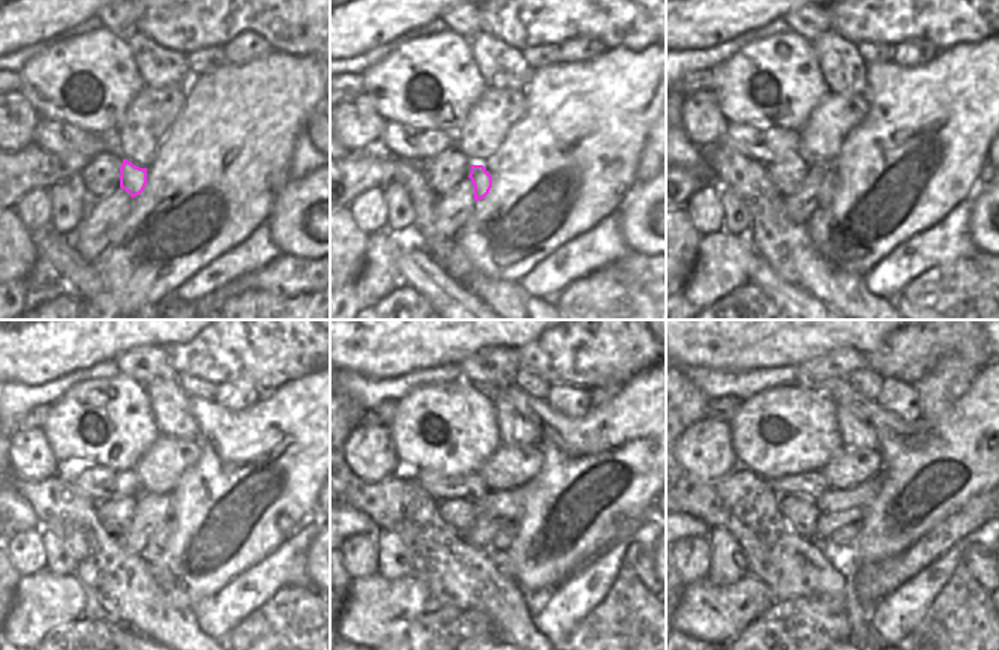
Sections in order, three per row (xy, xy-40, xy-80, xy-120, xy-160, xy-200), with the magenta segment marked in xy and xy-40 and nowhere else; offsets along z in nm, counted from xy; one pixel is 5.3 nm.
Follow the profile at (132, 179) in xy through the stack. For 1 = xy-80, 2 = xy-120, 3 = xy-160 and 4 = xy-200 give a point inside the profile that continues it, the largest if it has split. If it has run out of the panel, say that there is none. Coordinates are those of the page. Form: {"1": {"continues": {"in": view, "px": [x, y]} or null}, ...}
{"1": {"continues": {"in": "xy-80", "px": [828, 188]}}, "2": {"continues": {"in": "xy-120", "px": [159, 538]}}, "3": {"continues": {"in": "xy-160", "px": [504, 536]}}, "4": {"continues": {"in": "xy-200", "px": [846, 535]}}}

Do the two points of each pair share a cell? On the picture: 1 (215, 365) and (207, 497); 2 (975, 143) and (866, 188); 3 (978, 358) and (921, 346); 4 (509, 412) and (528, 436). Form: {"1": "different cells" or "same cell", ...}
{"1": "different cells", "2": "same cell", "3": "same cell", "4": "same cell"}

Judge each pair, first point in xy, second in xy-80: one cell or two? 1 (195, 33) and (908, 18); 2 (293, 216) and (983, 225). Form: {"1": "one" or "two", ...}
{"1": "one", "2": "one"}

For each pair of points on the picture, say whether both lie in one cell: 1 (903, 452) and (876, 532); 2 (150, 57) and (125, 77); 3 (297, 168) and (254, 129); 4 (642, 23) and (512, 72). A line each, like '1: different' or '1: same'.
1: same
2: different
3: different
4: different

